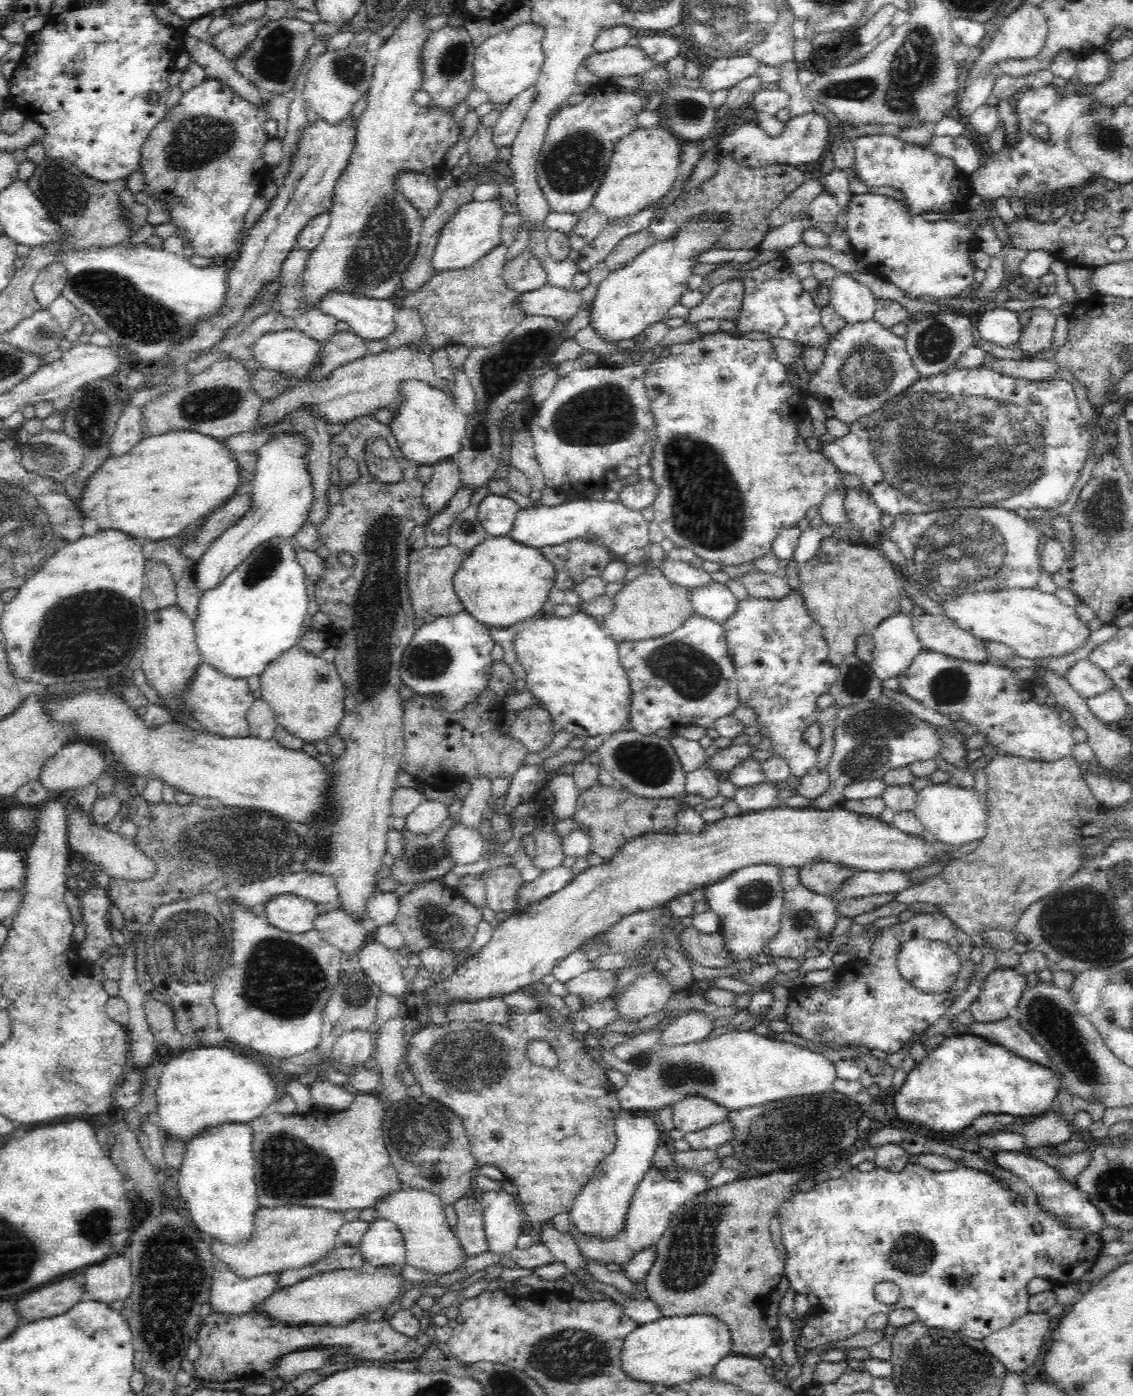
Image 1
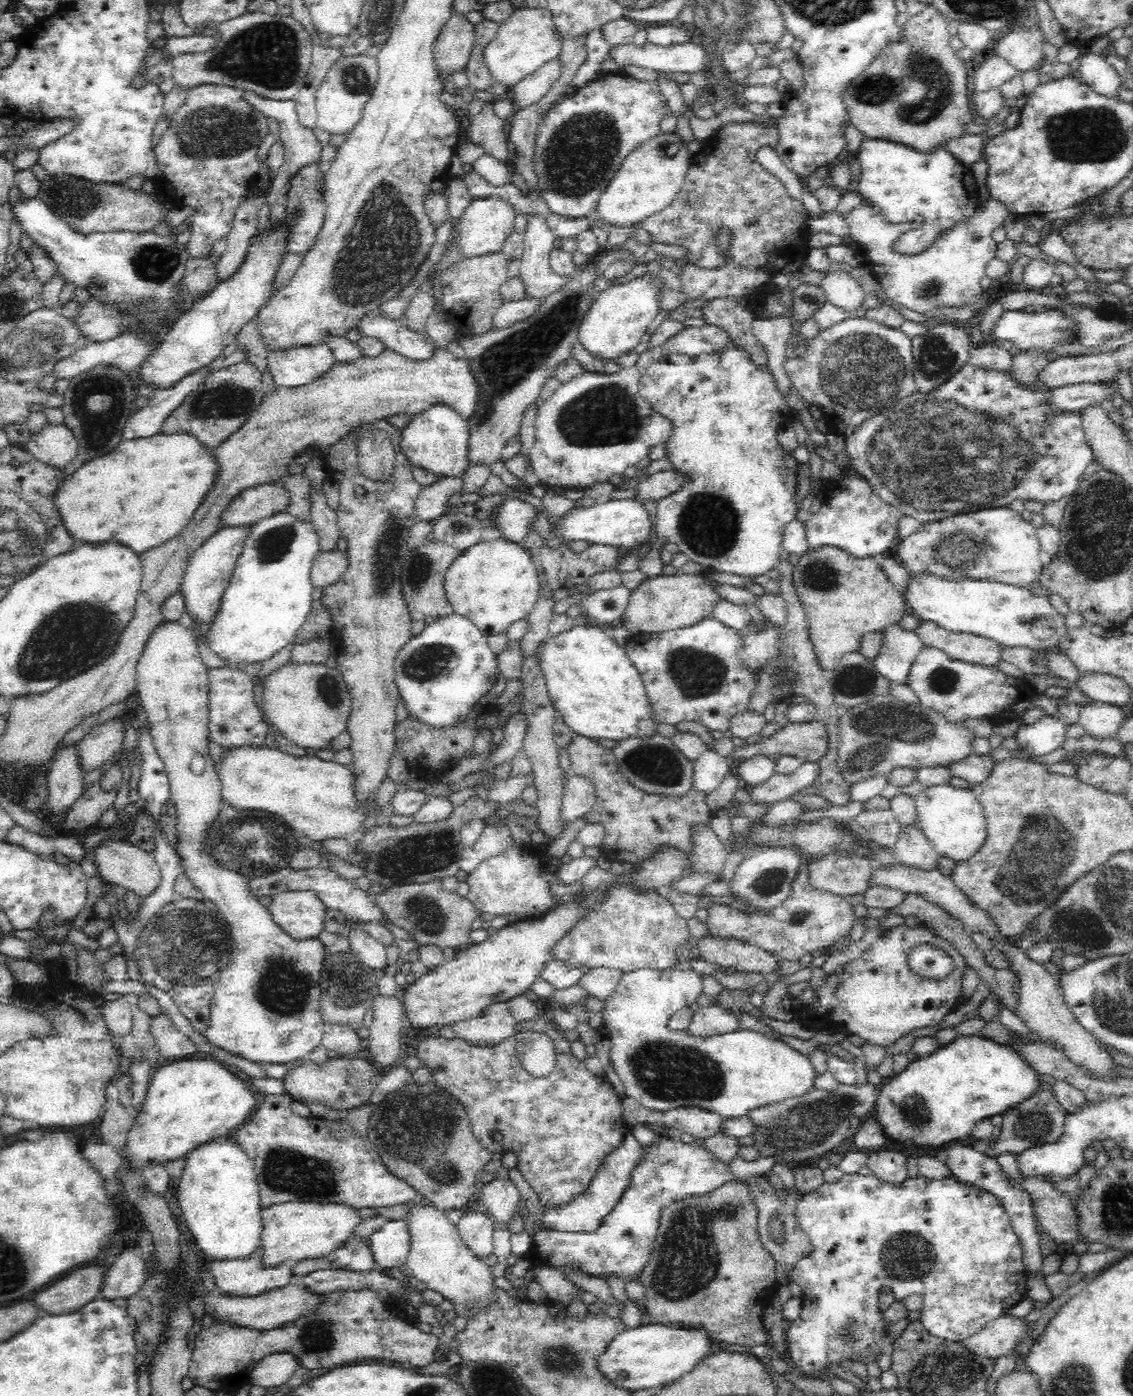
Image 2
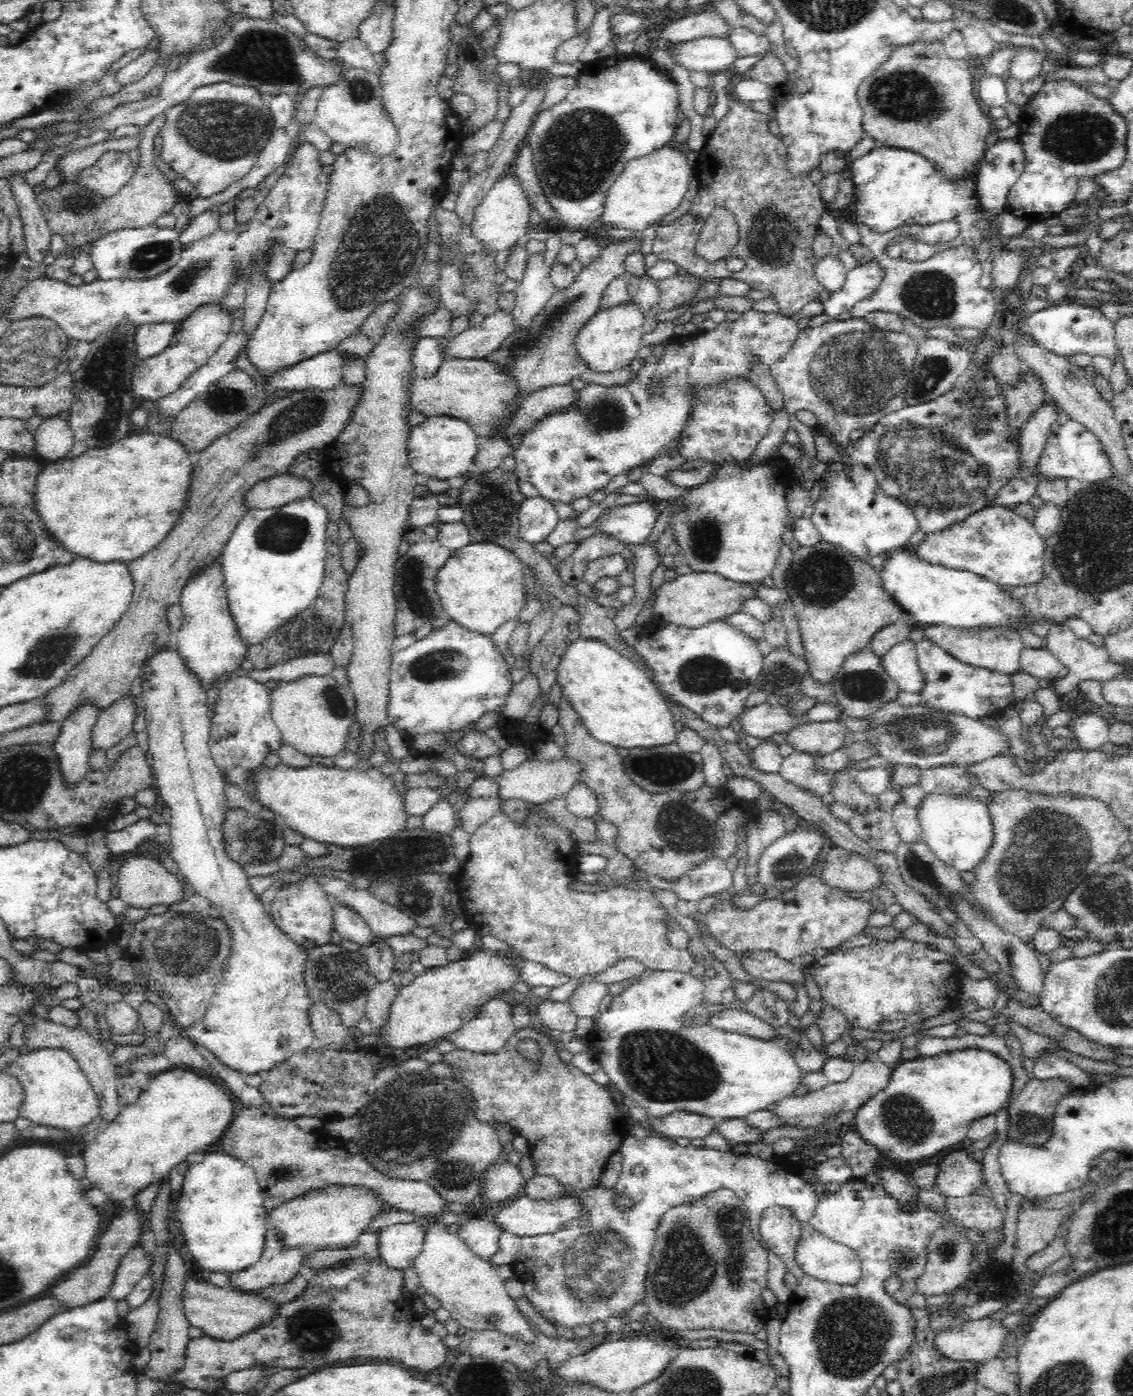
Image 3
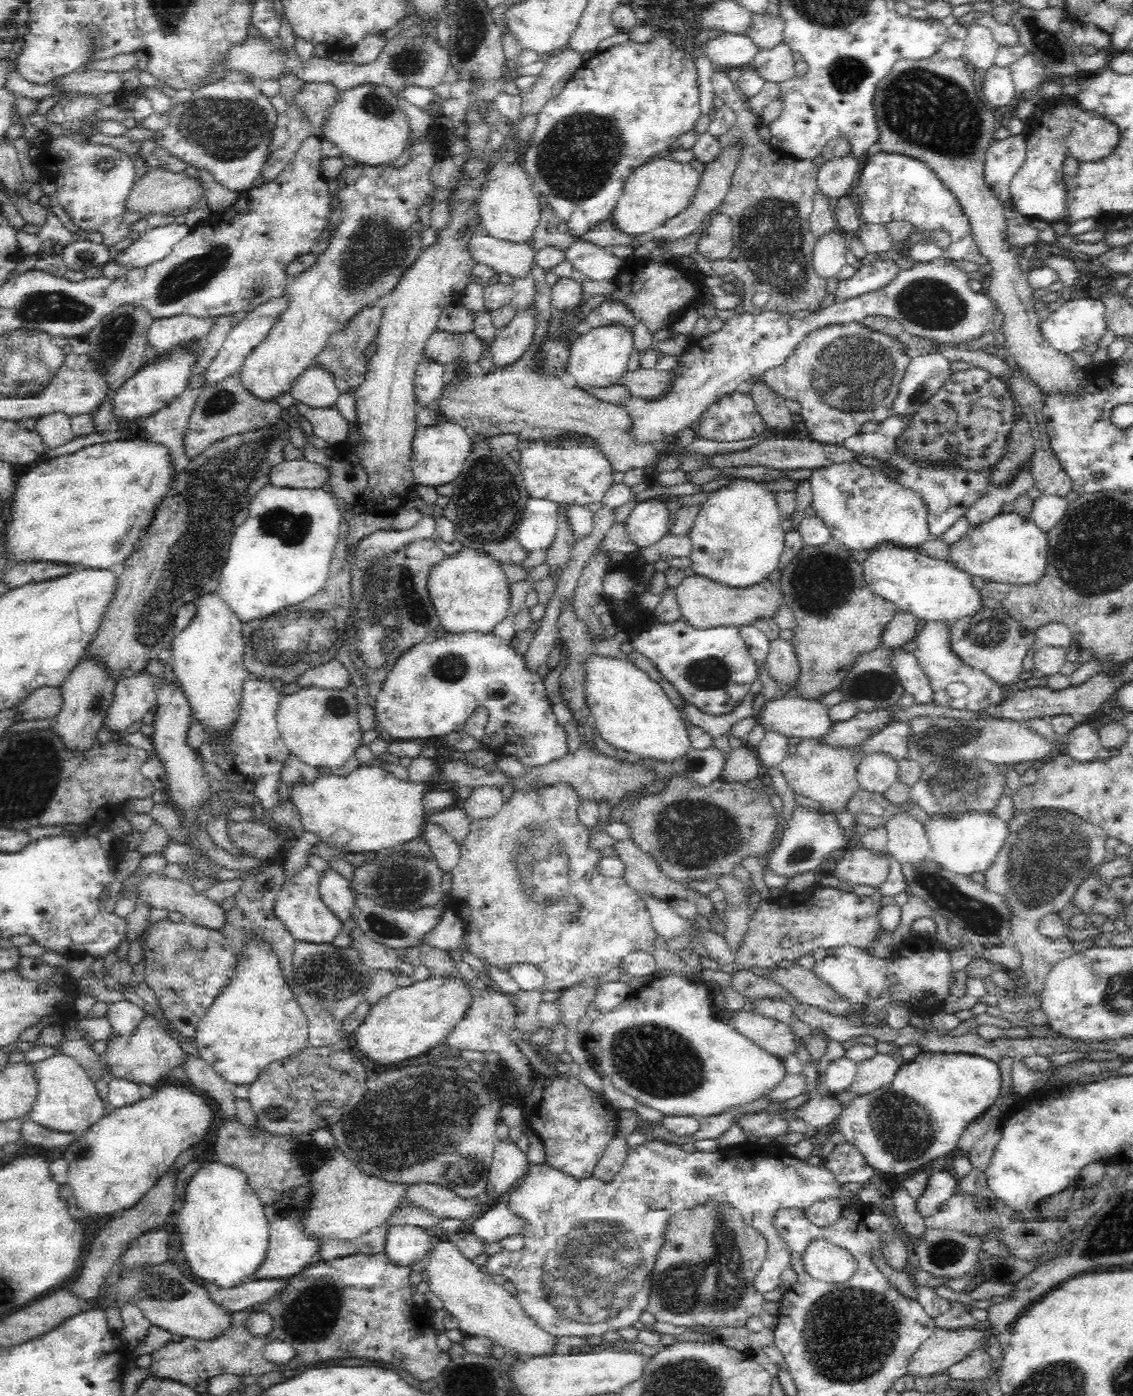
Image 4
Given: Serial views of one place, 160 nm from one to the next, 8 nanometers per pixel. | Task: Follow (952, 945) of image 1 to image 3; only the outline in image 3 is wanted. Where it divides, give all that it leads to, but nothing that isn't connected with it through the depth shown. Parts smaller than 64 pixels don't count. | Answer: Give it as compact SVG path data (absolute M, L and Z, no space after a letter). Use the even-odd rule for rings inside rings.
M903 937L844 950L834 947L810 966L810 974L820 989L824 1003L838 1009L850 1025L871 1031L892 1032L918 1024L926 1018L954 1010L960 1006L962 997L958 981L960 972L953 960L925 943L912 942Z

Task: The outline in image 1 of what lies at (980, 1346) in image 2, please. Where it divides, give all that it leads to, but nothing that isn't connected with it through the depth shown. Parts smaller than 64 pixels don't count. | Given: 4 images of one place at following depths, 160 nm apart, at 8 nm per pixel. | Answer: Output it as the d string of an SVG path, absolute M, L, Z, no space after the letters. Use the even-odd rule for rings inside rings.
M1026 1313L1008 1326L987 1334L981 1341L984 1348L995 1356L1010 1374L1021 1375L1026 1366L1038 1364L1039 1356L1046 1346L1047 1335L1050 1333L1050 1317L1046 1313Z

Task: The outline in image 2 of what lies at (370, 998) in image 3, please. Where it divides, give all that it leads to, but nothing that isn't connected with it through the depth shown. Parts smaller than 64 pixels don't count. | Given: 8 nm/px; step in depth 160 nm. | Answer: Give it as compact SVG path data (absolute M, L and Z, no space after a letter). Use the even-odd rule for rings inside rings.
M377 994L371 1008L374 1019L369 1026L369 1046L365 1055L374 1063L390 1067L399 1056L405 1029L402 1002L396 995Z

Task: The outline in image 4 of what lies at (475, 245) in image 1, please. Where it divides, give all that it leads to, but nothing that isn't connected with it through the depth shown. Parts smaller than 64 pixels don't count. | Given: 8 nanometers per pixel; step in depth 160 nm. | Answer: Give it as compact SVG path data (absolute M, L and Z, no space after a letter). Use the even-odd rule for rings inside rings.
M515 161L499 165L479 199L478 213L482 218L483 232L498 240L526 243L540 223L544 203L542 195L535 191L533 178L522 168L522 164Z

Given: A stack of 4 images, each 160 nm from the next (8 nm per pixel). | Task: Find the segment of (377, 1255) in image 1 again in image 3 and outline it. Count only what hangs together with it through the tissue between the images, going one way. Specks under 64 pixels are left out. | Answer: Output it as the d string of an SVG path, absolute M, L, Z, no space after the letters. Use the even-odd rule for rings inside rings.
M421 1223L394 1224L378 1232L379 1256L390 1268L403 1270L414 1266L425 1241Z

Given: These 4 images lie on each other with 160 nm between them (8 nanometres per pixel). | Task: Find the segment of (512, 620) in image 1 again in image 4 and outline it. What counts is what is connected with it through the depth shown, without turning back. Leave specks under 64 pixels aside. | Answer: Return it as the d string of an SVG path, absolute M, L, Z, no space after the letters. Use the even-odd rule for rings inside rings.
M462 548L432 567L427 578L427 593L437 614L439 624L450 634L492 633L493 628L510 613L510 583L500 563L480 550Z

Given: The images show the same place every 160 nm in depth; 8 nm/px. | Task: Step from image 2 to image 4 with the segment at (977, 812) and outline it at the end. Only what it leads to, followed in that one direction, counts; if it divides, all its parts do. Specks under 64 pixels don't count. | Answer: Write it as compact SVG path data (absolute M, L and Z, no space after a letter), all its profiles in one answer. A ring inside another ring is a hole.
M969 813L956 821L937 815L924 826L931 846L931 859L944 870L968 877L976 872L985 873L1009 836L1008 824L992 813Z

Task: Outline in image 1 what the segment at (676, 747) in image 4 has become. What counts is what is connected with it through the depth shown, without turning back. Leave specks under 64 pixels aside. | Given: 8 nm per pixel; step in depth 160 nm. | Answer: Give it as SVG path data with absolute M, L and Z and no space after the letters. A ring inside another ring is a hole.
M577 610L570 618L533 618L532 624L516 632L512 640L516 660L526 672L526 687L540 700L554 723L575 737L608 737L626 731L631 724L632 688L618 654L619 643L610 631L594 617Z

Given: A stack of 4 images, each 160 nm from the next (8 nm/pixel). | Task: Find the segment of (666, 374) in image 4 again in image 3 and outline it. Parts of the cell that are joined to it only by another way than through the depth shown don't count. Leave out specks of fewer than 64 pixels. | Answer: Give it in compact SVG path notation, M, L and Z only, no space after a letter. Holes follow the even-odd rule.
M639 236L604 244L602 257L593 266L583 268L568 289L556 291L543 306L540 314L534 316L532 327L528 331L512 332L498 351L484 359L509 366L512 374L518 379L518 387L522 393L529 393L543 386L565 385L573 380L599 384L606 388L630 386L632 380L636 378L636 371L622 369L606 373L594 372L578 357L575 341L578 332L586 326L586 322L598 313L606 286L617 279L626 280L629 277L624 268L624 260L626 256L642 250L643 239L637 237Z

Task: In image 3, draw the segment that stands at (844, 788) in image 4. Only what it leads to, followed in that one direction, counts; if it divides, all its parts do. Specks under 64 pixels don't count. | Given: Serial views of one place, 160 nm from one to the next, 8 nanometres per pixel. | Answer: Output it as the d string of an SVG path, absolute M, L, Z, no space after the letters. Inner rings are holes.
M794 751L783 758L779 774L798 788L809 791L812 796L824 796L832 792L834 775L816 764L816 757L812 754Z

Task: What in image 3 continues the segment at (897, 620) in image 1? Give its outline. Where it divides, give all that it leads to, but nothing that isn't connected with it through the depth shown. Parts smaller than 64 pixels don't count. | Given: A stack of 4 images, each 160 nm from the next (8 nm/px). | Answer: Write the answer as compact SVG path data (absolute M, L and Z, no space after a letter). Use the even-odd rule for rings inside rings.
M910 639L893 646L880 660L886 673L898 684L900 692L922 693L926 680L918 665L915 644Z

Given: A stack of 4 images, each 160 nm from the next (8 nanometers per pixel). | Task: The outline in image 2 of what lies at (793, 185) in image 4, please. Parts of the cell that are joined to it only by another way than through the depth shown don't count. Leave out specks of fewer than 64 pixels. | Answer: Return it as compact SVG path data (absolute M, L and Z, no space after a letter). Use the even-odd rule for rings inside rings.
M752 121L721 124L708 140L701 142L700 150L692 156L686 182L682 184L682 191L674 203L646 218L640 228L650 232L658 244L682 246L680 250L686 252L684 260L688 265L701 270L715 270L732 265L738 270L762 271L772 277L782 274L798 280L800 284L820 285L825 274L813 270L807 264L810 233L807 230L808 214L805 207L800 200L791 198L778 177L770 174L757 161L758 150L766 146L775 150L778 140L779 132L774 126L763 126ZM722 227L733 231L733 242L728 249L728 255L720 254L716 247L716 230Z

